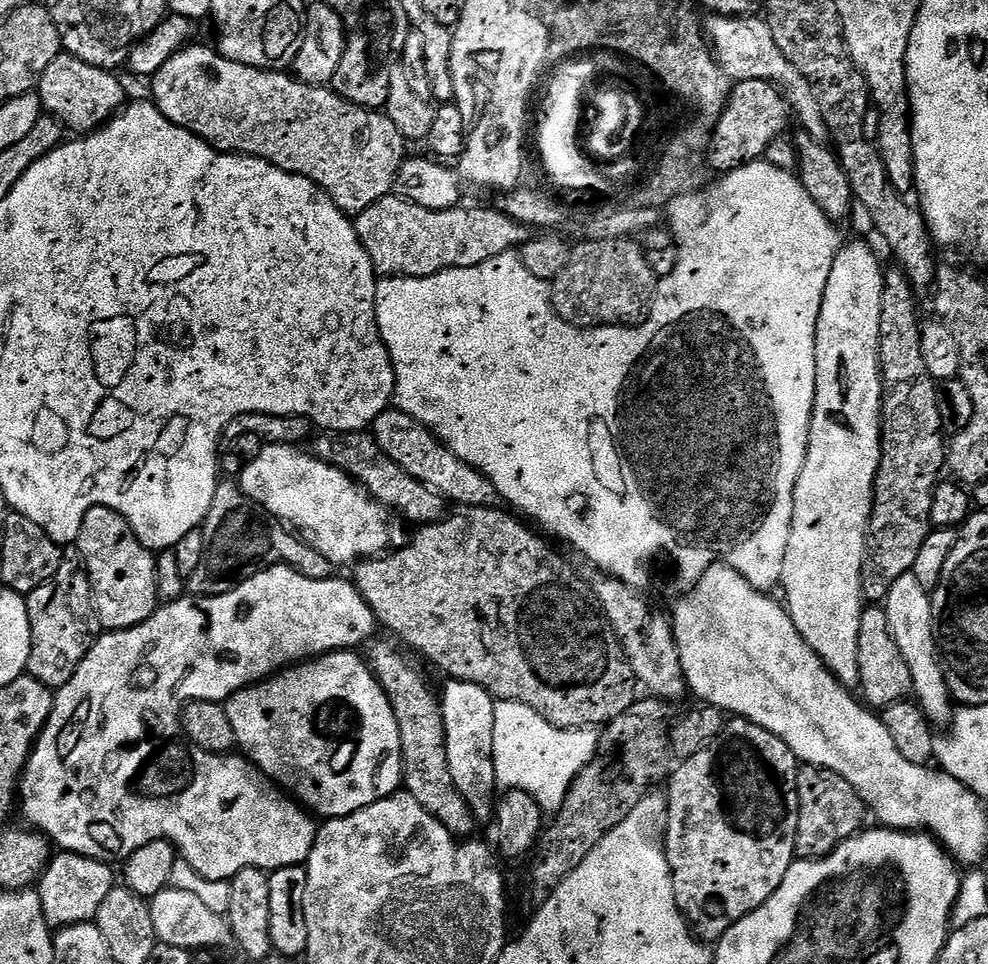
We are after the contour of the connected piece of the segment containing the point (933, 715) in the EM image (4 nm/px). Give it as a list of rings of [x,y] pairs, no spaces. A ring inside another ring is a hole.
[[[912,571],[902,574],[894,586],[890,586],[890,594],[883,601],[886,618],[890,618],[890,634],[894,634],[894,642],[898,642],[898,650],[902,650],[902,658],[906,658],[906,666],[910,666],[912,690],[924,715],[933,725],[947,725],[954,711],[952,692],[944,677],[945,665],[938,651],[936,631],[932,621],[932,598],[929,589],[919,584]]]

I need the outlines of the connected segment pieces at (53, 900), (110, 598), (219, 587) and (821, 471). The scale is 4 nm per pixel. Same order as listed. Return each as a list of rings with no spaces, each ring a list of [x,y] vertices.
[[[61,851],[49,863],[44,875],[38,881],[38,891],[42,898],[44,917],[49,928],[59,930],[71,924],[87,924],[95,921],[98,906],[102,906],[106,894],[117,887],[118,876],[112,873],[113,865],[103,860],[91,860],[77,852]]]
[[[92,508],[82,518],[82,530],[78,541],[80,558],[92,583],[92,597],[96,603],[96,612],[100,616],[100,627],[104,630],[133,628],[146,622],[156,612],[156,561],[150,549],[134,534],[134,530],[114,510],[109,508]]]
[[[235,479],[217,483],[214,502],[210,502],[202,531],[202,562],[186,580],[187,591],[193,596],[221,596],[237,588],[241,580],[247,580],[274,564],[287,564],[311,580],[333,579],[332,563],[311,542],[289,530],[284,521],[276,519],[258,502],[251,500]]]
[[[856,240],[853,244],[845,243],[834,258],[834,266],[830,266],[830,278],[826,278],[826,290],[822,298],[822,306],[816,323],[816,393],[814,394],[814,410],[810,422],[810,438],[806,462],[802,466],[802,474],[798,474],[798,482],[794,490],[794,514],[790,526],[790,542],[786,550],[786,562],[782,562],[780,584],[784,588],[783,603],[792,616],[794,626],[802,638],[822,658],[822,662],[845,686],[859,685],[858,674],[858,626],[860,615],[864,613],[864,558],[868,554],[868,523],[872,521],[872,490],[876,487],[876,475],[880,469],[880,405],[884,394],[884,386],[880,374],[880,335],[878,322],[882,322],[882,290],[884,289],[885,265],[880,265],[876,252],[868,244]]]

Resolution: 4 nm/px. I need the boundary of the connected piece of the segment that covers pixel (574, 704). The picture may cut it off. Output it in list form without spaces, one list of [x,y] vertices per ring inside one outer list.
[[[500,506],[491,508],[461,507],[456,510],[453,516],[452,513],[445,515],[444,519],[439,520],[437,524],[425,524],[417,527],[415,529],[416,537],[405,548],[398,549],[399,547],[397,547],[395,550],[385,552],[383,556],[359,561],[354,568],[354,571],[356,571],[356,577],[354,577],[356,588],[362,594],[364,601],[372,607],[372,611],[376,613],[377,621],[383,627],[385,624],[393,632],[391,635],[396,640],[405,640],[405,642],[400,642],[407,645],[413,653],[421,652],[432,663],[437,664],[445,672],[445,677],[462,682],[474,682],[487,690],[496,700],[522,702],[538,714],[542,714],[542,718],[546,718],[559,728],[595,729],[596,724],[607,726],[612,723],[614,718],[626,714],[626,710],[630,710],[630,706],[636,703],[638,699],[638,693],[636,693],[636,688],[638,692],[638,681],[636,675],[632,672],[630,662],[626,658],[610,622],[604,617],[602,606],[592,592],[591,583],[585,577],[583,580],[543,540],[545,537],[539,531],[536,531],[537,533],[531,532],[527,528],[529,525],[519,515],[513,514],[511,511],[508,512],[503,512]]]

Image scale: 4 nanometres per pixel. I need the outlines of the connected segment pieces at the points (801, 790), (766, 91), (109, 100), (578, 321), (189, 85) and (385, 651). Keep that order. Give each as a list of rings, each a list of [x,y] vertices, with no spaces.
[[[805,764],[796,773],[798,790],[798,831],[796,831],[796,855],[802,860],[821,860],[830,855],[844,840],[857,835],[865,827],[863,798],[838,774],[825,768]]]
[[[761,79],[737,81],[712,135],[708,148],[709,167],[715,173],[723,174],[761,159],[770,142],[786,132],[791,120],[791,108],[780,89]]]
[[[61,54],[54,58],[54,62],[50,62],[50,66],[46,66],[46,70],[42,74],[38,85],[38,95],[40,97],[40,107],[47,115],[55,117],[63,125],[65,129],[71,130],[76,134],[87,134],[95,132],[98,128],[103,128],[117,112],[125,107],[124,88],[120,85],[120,80],[115,71],[99,68],[98,66],[90,66],[86,62],[82,62],[78,58]]]
[[[632,238],[585,239],[583,243],[572,248],[566,270],[551,281],[552,305],[557,314],[576,328],[614,328],[641,323],[651,309],[658,283],[658,275],[648,261],[649,253]]]
[[[189,43],[176,52],[150,78],[151,103],[174,126],[190,130],[217,152],[257,156],[290,174],[310,178],[326,195],[349,214],[359,214],[384,196],[393,195],[396,179],[404,165],[406,141],[383,111],[363,108],[343,100],[331,87],[304,84],[284,70],[246,66],[218,54],[215,47]]]
[[[391,639],[378,640],[366,652],[366,659],[391,698],[396,720],[400,724],[404,762],[403,787],[407,795],[414,797],[435,820],[442,822],[442,826],[446,826],[452,836],[471,837],[475,833],[472,831],[478,827],[478,821],[466,798],[462,798],[458,786],[455,785],[454,774],[450,772],[450,762],[446,756],[444,719],[437,689],[436,692],[432,689],[432,684],[424,677],[423,670],[411,660],[413,657],[403,647],[397,646]]]

